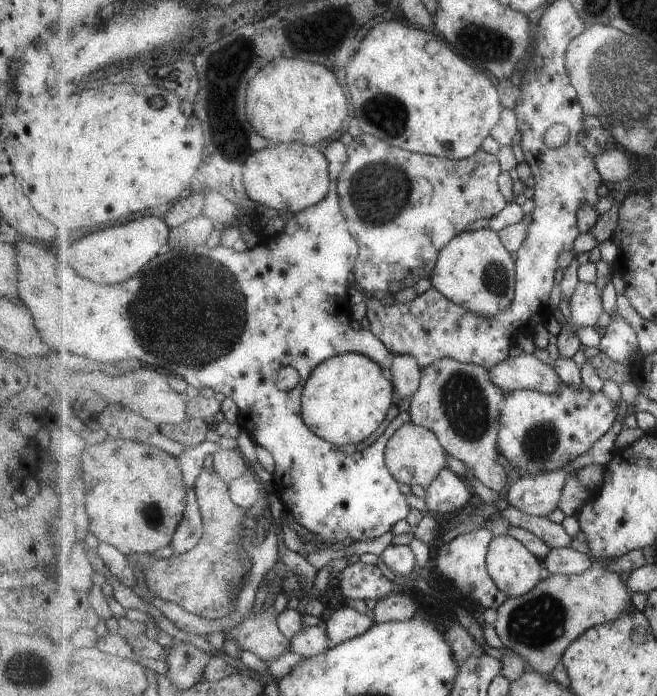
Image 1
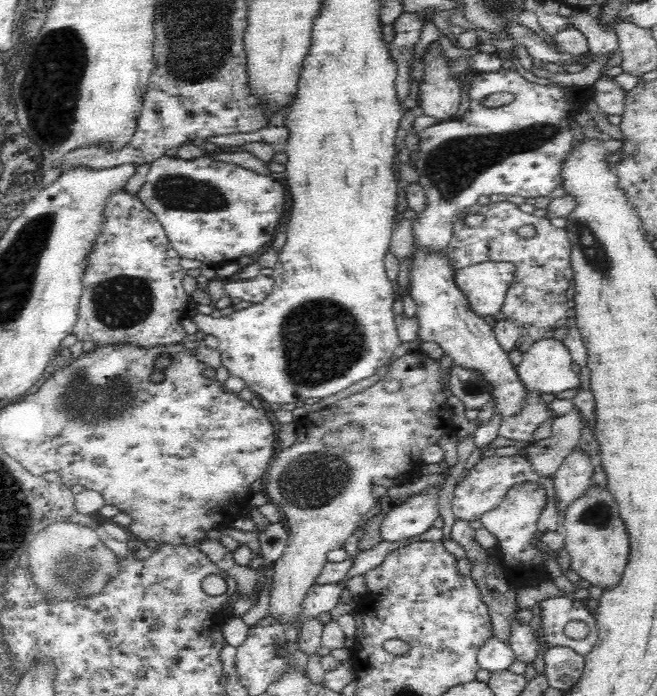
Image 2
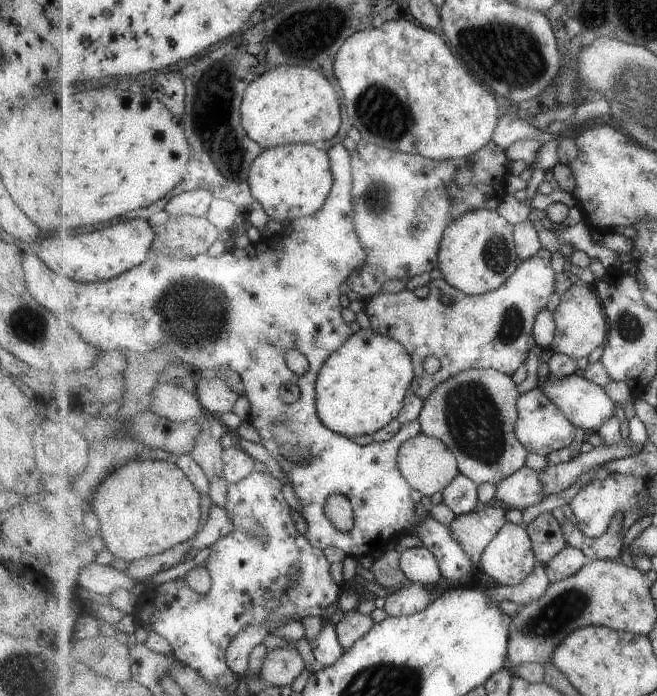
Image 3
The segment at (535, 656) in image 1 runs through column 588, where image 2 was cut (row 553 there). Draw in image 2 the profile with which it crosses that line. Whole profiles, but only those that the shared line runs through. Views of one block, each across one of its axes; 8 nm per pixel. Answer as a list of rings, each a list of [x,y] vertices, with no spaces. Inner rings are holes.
[[[589,486],[583,496],[570,505],[563,525],[565,546],[572,555],[572,570],[580,580],[586,580],[594,593],[616,588],[629,563],[630,535],[608,488]]]

